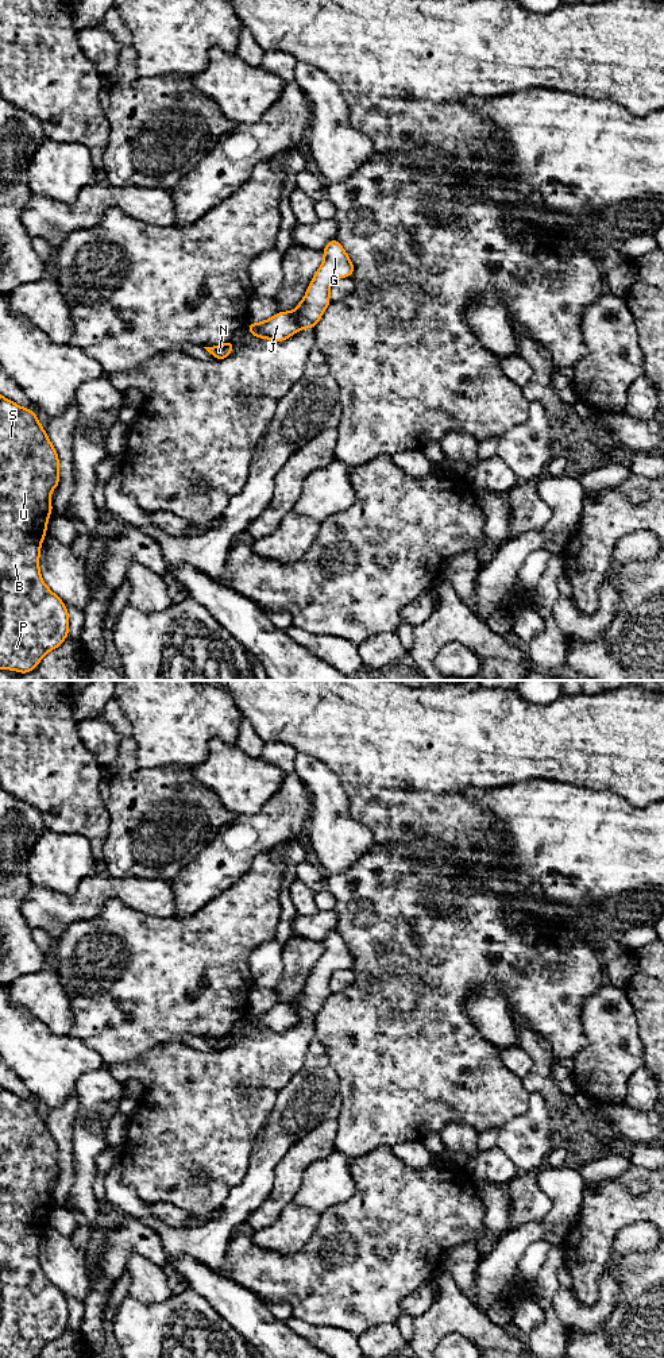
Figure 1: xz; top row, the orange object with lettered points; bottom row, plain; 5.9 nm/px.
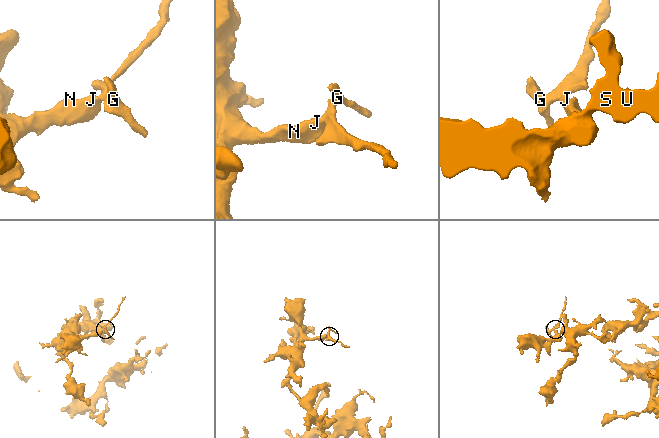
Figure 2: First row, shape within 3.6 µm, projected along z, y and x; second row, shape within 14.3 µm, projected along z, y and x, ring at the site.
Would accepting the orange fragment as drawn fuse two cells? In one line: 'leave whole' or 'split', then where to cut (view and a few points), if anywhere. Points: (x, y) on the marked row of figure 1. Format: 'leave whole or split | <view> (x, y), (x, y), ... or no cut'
split | xz (292, 312), (302, 327)

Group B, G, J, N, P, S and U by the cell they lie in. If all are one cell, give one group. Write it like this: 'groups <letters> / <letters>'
groups B J N P S U / G

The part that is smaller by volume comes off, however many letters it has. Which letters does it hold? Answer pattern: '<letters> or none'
G

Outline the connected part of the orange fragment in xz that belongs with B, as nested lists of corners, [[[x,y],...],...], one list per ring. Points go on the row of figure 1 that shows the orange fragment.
[[[0,394],[0,670],[31,672],[69,634],[66,605],[45,585],[39,571],[40,544],[53,512],[50,491],[59,485],[58,467],[58,454],[36,413]]]

